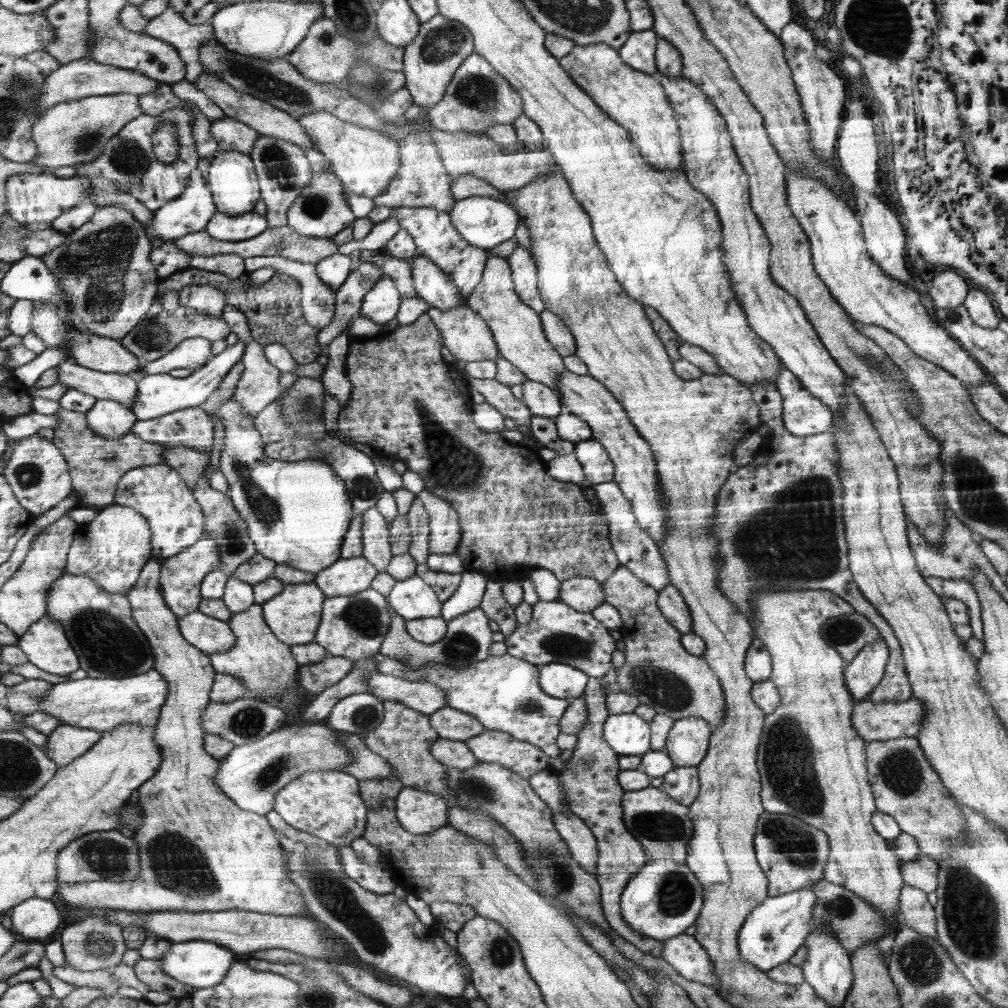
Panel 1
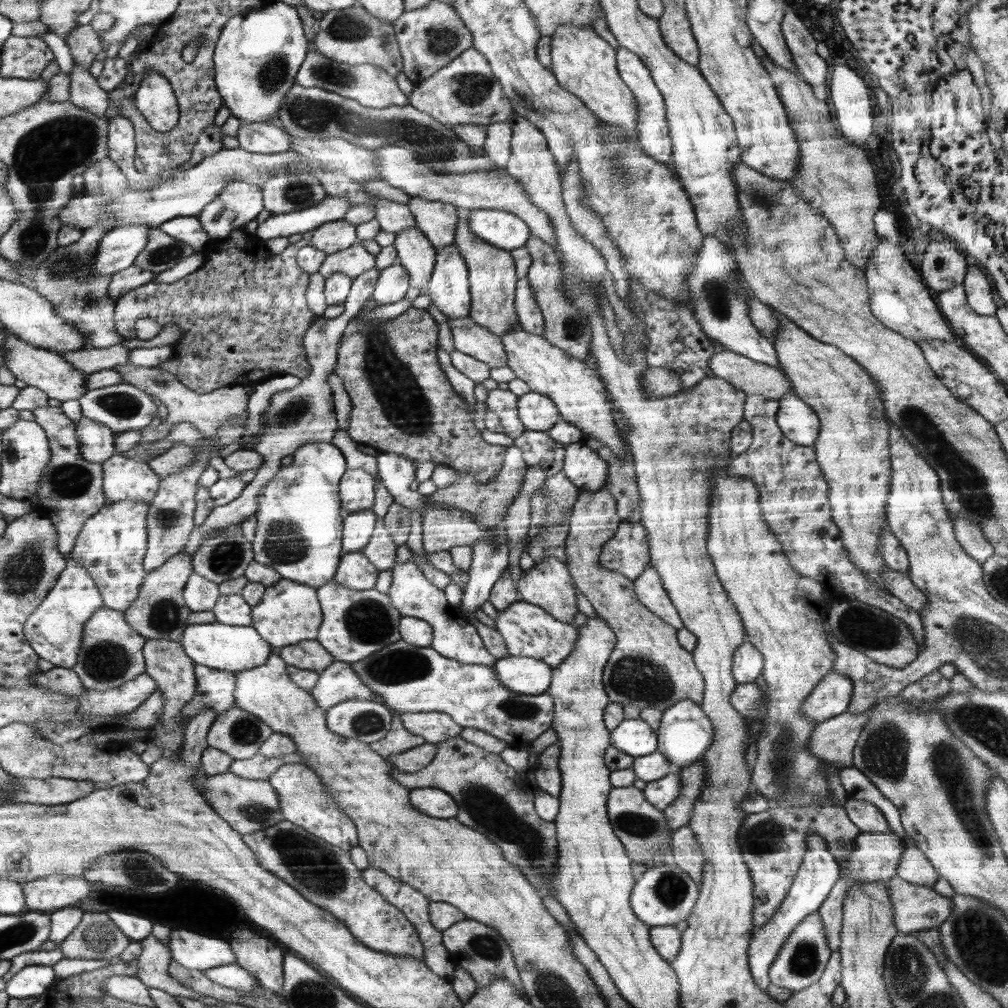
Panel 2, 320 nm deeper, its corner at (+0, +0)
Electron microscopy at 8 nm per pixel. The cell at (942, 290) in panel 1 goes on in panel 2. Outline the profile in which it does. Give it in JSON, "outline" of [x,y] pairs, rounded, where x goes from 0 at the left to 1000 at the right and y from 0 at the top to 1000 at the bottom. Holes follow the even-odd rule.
{"outline":[[[931,238],[918,244],[913,271],[922,287],[935,291],[955,283],[958,270],[960,262],[946,240]]]}

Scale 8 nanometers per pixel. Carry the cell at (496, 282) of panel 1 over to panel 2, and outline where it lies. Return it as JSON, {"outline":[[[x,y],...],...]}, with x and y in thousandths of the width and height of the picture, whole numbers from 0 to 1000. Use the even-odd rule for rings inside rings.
{"outline":[[[456,208],[454,226],[451,232],[451,243],[456,253],[463,258],[466,266],[467,311],[465,315],[480,325],[488,328],[498,338],[498,333],[508,329],[508,325],[516,325],[514,310],[511,308],[511,289],[514,287],[515,274],[511,265],[511,257],[507,249],[503,249],[483,241],[470,232],[465,225],[463,209]]]}

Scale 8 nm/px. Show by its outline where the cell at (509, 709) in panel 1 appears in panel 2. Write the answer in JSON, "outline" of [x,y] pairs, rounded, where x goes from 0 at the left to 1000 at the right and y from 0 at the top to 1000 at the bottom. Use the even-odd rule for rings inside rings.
{"outline":[[[399,634],[392,639],[383,641],[375,648],[360,653],[355,657],[346,658],[358,677],[369,687],[380,692],[385,702],[393,708],[401,706],[441,706],[456,720],[479,724],[480,726],[500,734],[513,743],[528,742],[528,739],[550,718],[551,695],[546,688],[516,688],[508,687],[491,672],[490,661],[464,659],[442,653],[429,642],[411,641]]]}

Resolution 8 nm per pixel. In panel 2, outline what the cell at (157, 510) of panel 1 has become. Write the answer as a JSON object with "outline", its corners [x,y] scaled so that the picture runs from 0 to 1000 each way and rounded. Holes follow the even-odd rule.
{"outline":[[[113,449],[107,453],[102,462],[102,487],[109,498],[125,497],[133,495],[134,497],[143,497],[149,500],[158,486],[158,478],[162,476],[158,471],[147,462],[146,458],[136,458],[125,454],[122,449]]]}

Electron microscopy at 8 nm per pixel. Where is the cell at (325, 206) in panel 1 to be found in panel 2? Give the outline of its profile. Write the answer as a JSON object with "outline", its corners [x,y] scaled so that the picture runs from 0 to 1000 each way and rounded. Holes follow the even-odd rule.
{"outline":[[[340,216],[327,219],[313,226],[308,242],[321,250],[324,254],[345,247],[355,240],[353,223],[347,222]]]}

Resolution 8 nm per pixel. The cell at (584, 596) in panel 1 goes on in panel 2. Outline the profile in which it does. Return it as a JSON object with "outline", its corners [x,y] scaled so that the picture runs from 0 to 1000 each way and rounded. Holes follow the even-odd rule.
{"outline":[[[552,553],[539,554],[535,559],[531,559],[528,563],[518,566],[513,582],[515,595],[539,602],[544,609],[555,614],[556,617],[567,618],[569,610],[574,607],[571,581],[566,568],[560,558]]]}

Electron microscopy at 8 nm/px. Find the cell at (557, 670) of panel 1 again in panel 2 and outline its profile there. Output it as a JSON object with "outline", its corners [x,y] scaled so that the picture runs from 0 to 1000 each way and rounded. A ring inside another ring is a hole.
{"outline":[[[504,650],[489,659],[491,672],[508,687],[516,688],[542,688],[547,681],[550,667],[544,658],[535,653]]]}

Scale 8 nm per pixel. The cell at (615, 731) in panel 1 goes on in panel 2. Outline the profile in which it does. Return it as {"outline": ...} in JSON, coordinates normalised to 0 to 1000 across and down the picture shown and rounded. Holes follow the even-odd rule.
{"outline":[[[619,713],[606,725],[606,741],[627,751],[639,751],[653,744],[653,725],[639,713]]]}

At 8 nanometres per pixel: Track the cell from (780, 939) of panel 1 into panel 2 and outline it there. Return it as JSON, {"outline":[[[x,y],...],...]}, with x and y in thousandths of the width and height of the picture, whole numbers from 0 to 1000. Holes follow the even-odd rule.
{"outline":[[[804,826],[801,829],[801,845],[797,849],[796,861],[789,871],[788,878],[777,893],[777,897],[765,913],[760,914],[746,926],[745,935],[743,935],[743,950],[745,966],[748,968],[749,974],[752,975],[756,982],[761,982],[763,973],[762,961],[768,954],[774,940],[785,928],[786,922],[803,907],[812,905],[813,898],[819,893],[823,887],[825,880],[830,877],[833,860],[831,853],[821,843],[818,833],[813,829]]]}

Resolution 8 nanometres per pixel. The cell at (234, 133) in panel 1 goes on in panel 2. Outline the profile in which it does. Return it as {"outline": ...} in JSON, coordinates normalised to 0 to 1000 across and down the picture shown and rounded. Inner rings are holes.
{"outline":[[[265,121],[241,122],[233,136],[238,147],[254,153],[281,152],[291,143],[283,128]]]}

